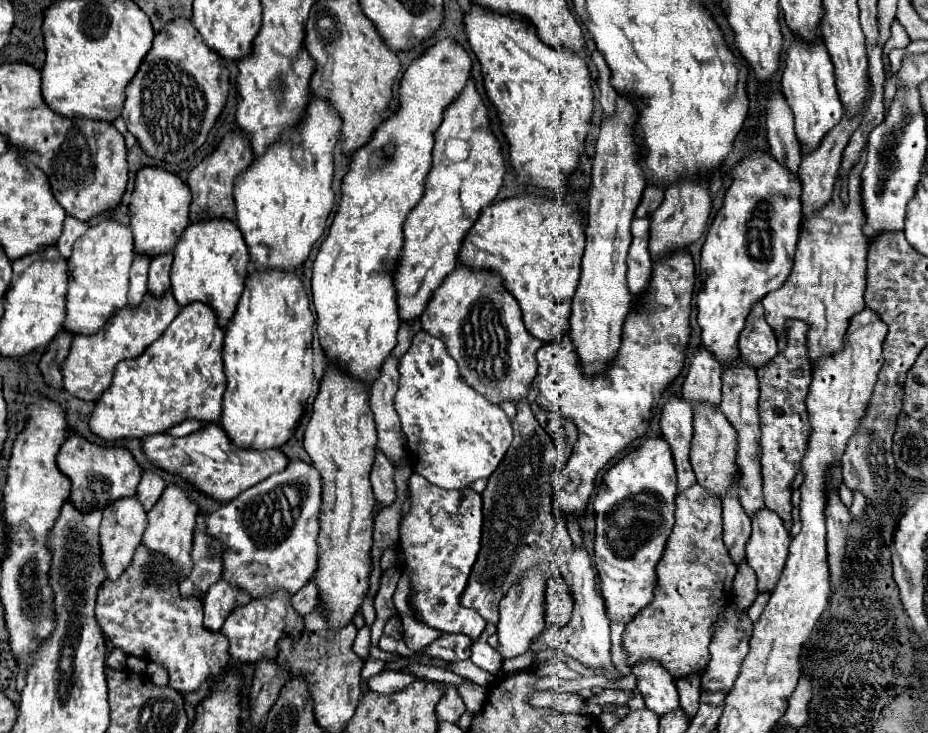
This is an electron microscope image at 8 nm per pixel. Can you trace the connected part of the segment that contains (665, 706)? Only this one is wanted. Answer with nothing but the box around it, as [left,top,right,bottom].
[632,661,680,717]

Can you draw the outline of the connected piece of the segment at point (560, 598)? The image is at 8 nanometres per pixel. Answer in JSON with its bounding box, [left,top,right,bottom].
[544,579,572,627]

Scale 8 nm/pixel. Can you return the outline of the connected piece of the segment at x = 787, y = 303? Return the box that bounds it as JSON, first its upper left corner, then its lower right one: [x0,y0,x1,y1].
[762,161,868,367]

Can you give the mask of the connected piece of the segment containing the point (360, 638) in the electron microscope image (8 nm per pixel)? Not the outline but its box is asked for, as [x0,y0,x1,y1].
[352,627,370,659]

